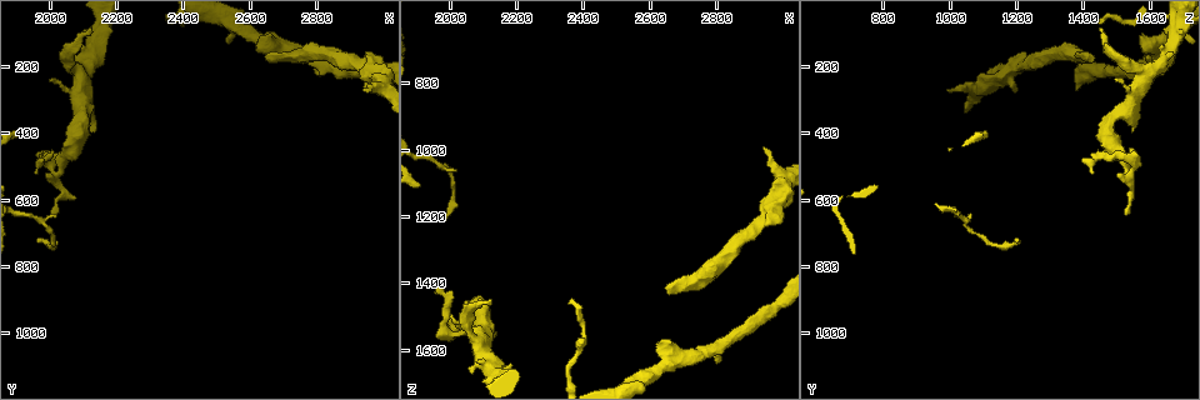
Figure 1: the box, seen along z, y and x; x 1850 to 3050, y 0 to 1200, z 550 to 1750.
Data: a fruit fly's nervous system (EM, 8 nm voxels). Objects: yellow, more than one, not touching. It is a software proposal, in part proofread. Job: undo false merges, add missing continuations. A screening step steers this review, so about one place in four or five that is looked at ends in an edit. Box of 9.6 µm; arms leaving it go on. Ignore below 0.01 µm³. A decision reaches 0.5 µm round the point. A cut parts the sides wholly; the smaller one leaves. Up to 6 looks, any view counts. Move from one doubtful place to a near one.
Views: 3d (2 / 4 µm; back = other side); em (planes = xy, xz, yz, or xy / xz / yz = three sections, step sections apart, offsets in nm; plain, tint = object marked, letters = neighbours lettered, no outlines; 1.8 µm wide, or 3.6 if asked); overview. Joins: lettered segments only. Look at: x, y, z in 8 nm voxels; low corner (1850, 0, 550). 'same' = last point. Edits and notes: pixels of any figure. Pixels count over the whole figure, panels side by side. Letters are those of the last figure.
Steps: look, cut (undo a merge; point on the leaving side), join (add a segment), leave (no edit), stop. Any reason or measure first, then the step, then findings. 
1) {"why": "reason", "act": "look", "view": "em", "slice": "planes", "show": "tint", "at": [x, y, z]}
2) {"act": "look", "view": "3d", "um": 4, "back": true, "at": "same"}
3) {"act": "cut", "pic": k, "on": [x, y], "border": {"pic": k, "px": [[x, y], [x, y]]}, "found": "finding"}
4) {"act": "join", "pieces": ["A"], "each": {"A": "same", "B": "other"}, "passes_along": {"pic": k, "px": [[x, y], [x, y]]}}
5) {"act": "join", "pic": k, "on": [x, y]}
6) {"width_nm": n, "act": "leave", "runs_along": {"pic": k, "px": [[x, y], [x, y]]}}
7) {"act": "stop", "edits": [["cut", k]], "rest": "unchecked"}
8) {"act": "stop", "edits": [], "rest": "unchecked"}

{"why": "free end", "act": "look", "view": "em", "um": 3.6, "slice": "planes", "show": "letters", "at": [2120, 90, 1450]}

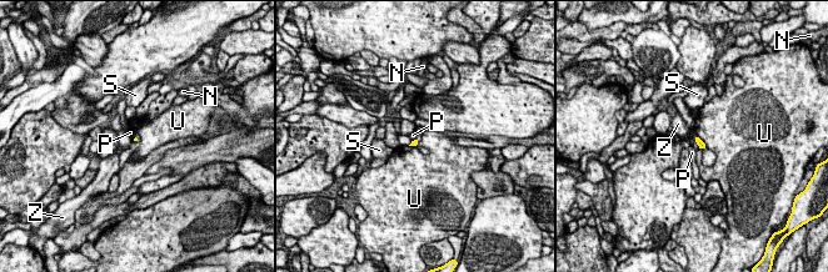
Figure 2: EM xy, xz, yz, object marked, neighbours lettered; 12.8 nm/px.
{"act": "leave", "each": {"N": "other", "P": "other", "S": "other", "U": "other", "Z": "other"}, "border": {"pic": 2, "px": [[415, 137], [412, 141]]}, "found": "no lettered segment goes on from it"}

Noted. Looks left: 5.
{"why": "branch stops here", "act": "look", "view": "em", "slice": "xz", "step": 16, "show": "letters", "at": [2140, 400, 1540]}

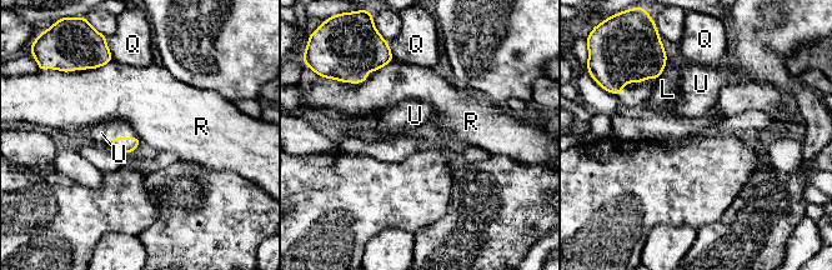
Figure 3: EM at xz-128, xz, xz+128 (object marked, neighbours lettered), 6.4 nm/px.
{"act": "join", "pieces": ["U"], "each": {"L": "other", "Q": "other", "R": "other", "U": "same"}, "passes_along": {"pic": 3, "px": [[126, 144], [120, 138], [101, 133]]}, "found": "the neuron continues"}

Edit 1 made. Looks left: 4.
{"act": "look", "view": "3d", "um": 4, "at": [1960, 510, 1430]}

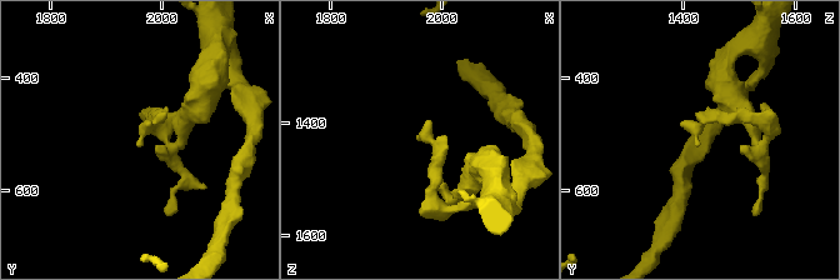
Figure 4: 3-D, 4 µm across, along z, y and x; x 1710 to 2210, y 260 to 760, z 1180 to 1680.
{"act": "look", "view": "em", "slice": "xy", "step": 4, "show": "letters", "at": [1960, 515, 1425]}

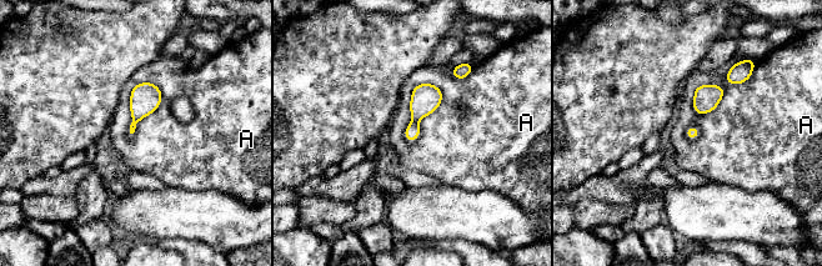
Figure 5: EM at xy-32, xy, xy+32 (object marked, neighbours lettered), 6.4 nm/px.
{"act": "look", "view": "em", "slice": "planes", "show": "letters", "at": "same"}

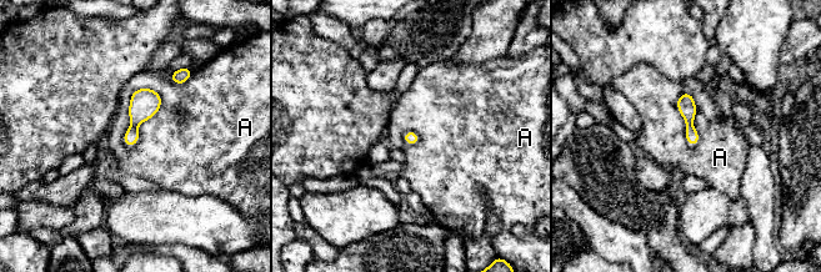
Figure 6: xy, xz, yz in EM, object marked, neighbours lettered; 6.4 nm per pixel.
{"longest_contact_nm": ["A", 420], "act": "leave", "each": {"A": "other"}, "found": "no lettered segment goes on from it"}

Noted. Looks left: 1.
{"act": "stop", "edits": [["join", 3]], "rest": "unchecked"}

